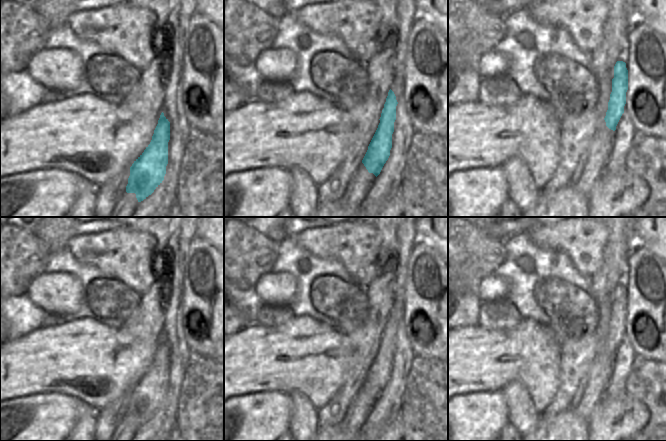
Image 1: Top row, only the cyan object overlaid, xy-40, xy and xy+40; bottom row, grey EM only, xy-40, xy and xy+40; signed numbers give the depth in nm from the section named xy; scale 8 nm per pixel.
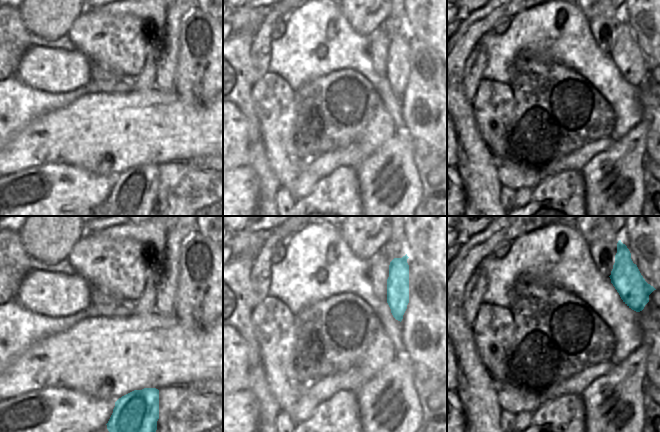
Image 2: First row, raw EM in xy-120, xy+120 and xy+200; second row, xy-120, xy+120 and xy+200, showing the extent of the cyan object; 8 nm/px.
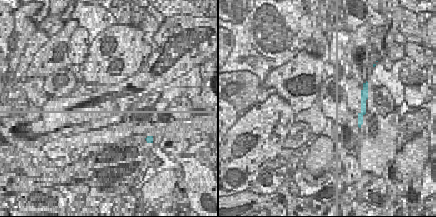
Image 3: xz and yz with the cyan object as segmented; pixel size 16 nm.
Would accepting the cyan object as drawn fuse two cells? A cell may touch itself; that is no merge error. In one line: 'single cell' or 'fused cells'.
single cell

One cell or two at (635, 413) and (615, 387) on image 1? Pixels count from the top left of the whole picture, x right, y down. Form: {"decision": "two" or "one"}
{"decision": "two"}

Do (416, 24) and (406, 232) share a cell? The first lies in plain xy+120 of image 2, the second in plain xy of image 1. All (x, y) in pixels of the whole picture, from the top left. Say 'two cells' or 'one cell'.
two cells

